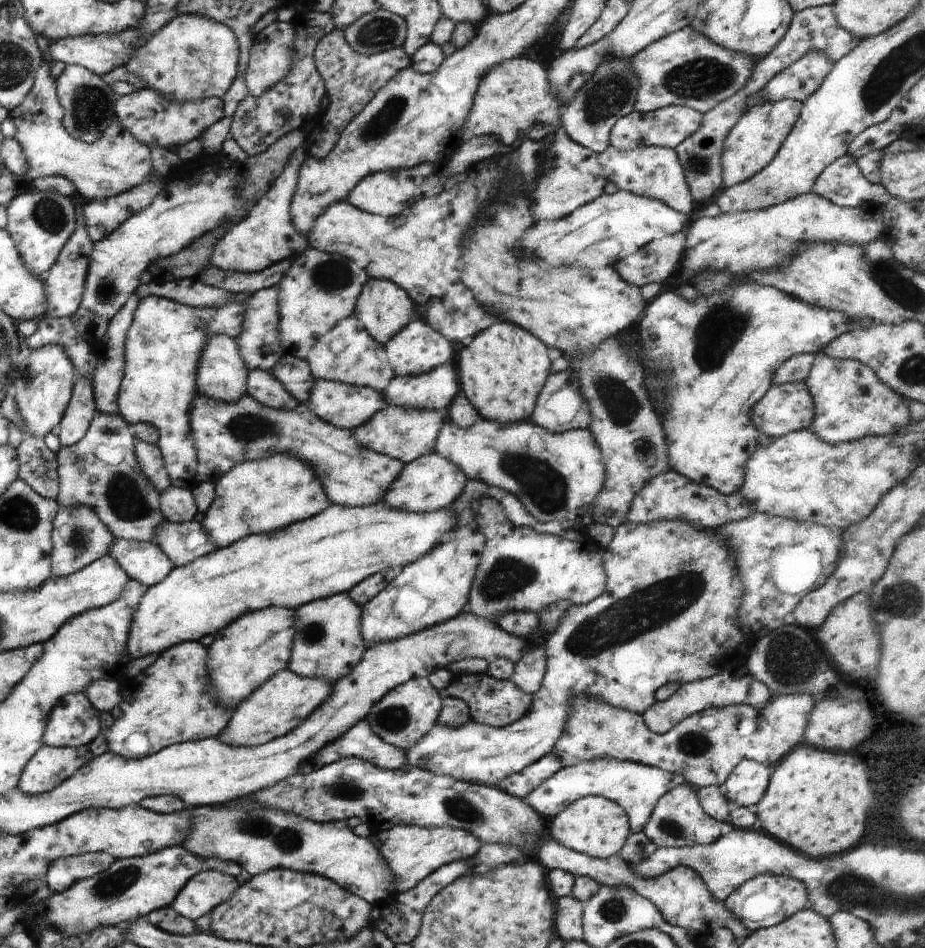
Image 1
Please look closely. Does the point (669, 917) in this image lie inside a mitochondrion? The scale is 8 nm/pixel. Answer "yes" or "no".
no

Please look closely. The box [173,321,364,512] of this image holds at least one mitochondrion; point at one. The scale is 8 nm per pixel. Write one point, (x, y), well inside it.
(255, 426)

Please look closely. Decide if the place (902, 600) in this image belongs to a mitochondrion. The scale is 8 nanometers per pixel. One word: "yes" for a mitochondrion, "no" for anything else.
yes

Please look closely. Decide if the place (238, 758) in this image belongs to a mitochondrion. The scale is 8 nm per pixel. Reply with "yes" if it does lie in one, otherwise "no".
no

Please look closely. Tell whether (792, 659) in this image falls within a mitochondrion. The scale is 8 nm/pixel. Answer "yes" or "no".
yes

